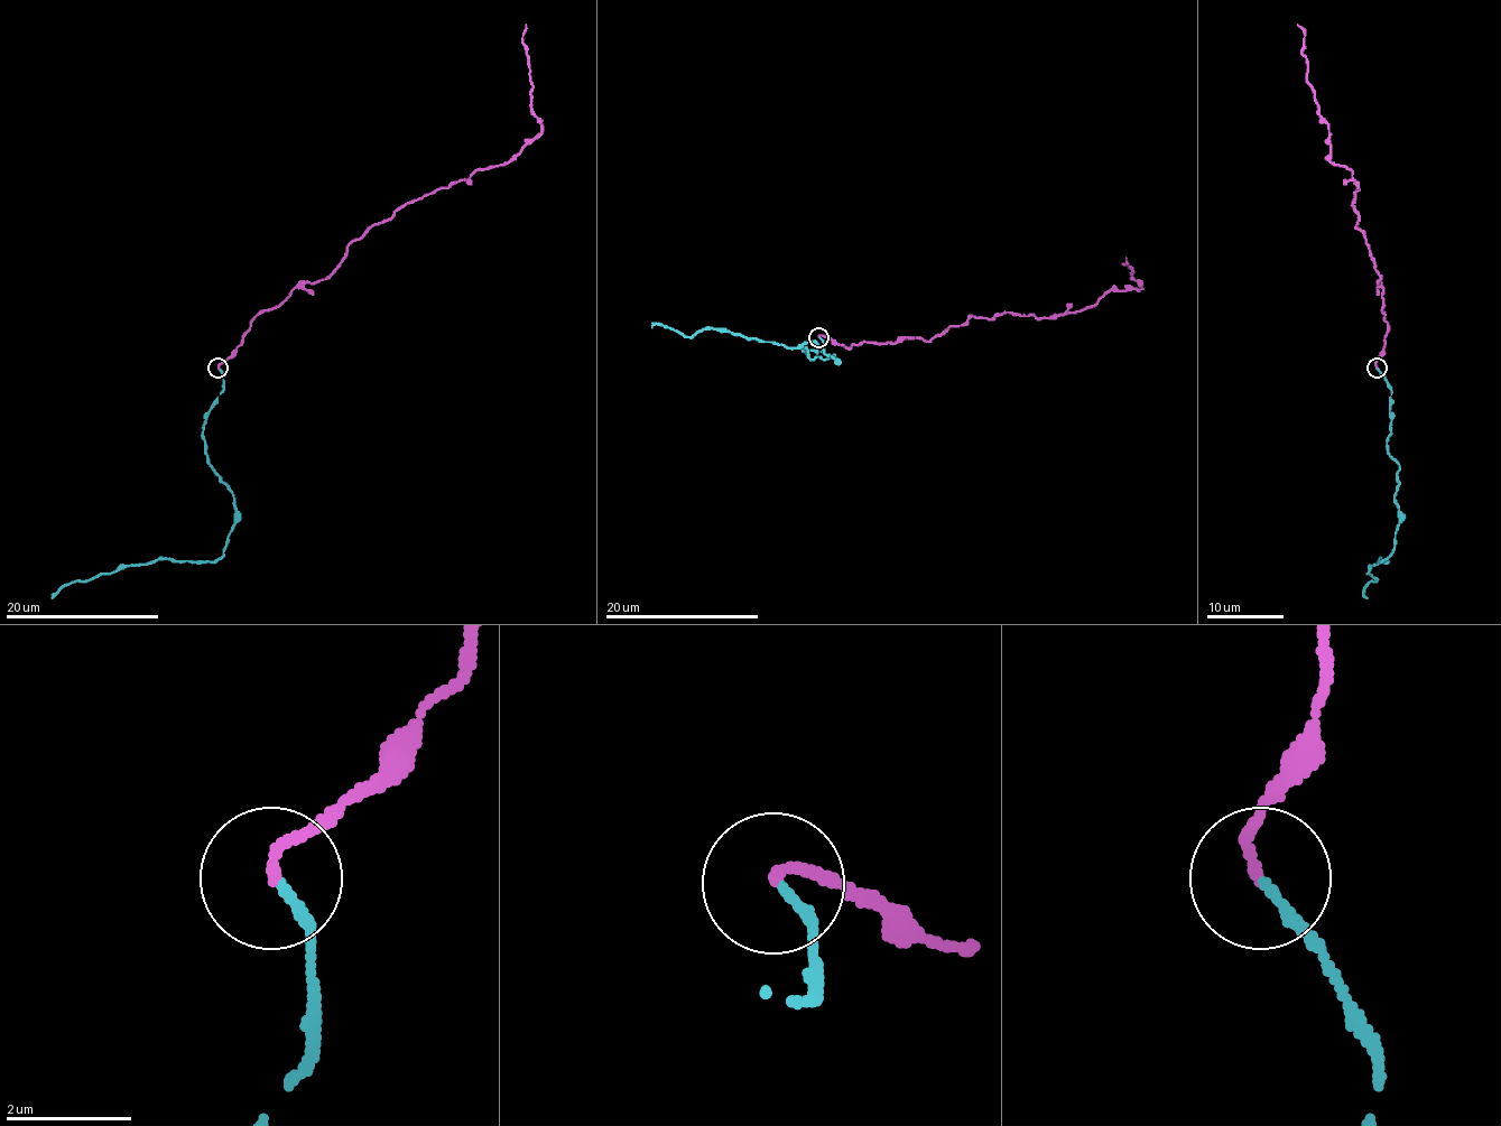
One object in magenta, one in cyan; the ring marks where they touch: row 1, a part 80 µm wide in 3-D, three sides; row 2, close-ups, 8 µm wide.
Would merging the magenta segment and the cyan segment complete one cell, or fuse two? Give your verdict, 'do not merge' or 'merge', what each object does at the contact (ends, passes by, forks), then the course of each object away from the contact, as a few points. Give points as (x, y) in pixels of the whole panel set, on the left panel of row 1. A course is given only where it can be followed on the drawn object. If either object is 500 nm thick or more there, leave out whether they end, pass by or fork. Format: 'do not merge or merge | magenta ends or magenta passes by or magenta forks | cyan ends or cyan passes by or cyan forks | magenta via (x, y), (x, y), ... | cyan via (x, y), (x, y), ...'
merge | magenta ends | cyan ends | magenta via (219, 369), (249, 323), (330, 275), (372, 225), (505, 166), (540, 133), (525, 24) | cyan via (219, 369), (203, 431), (205, 455), (234, 496), (222, 555), (119, 566), (52, 598)

